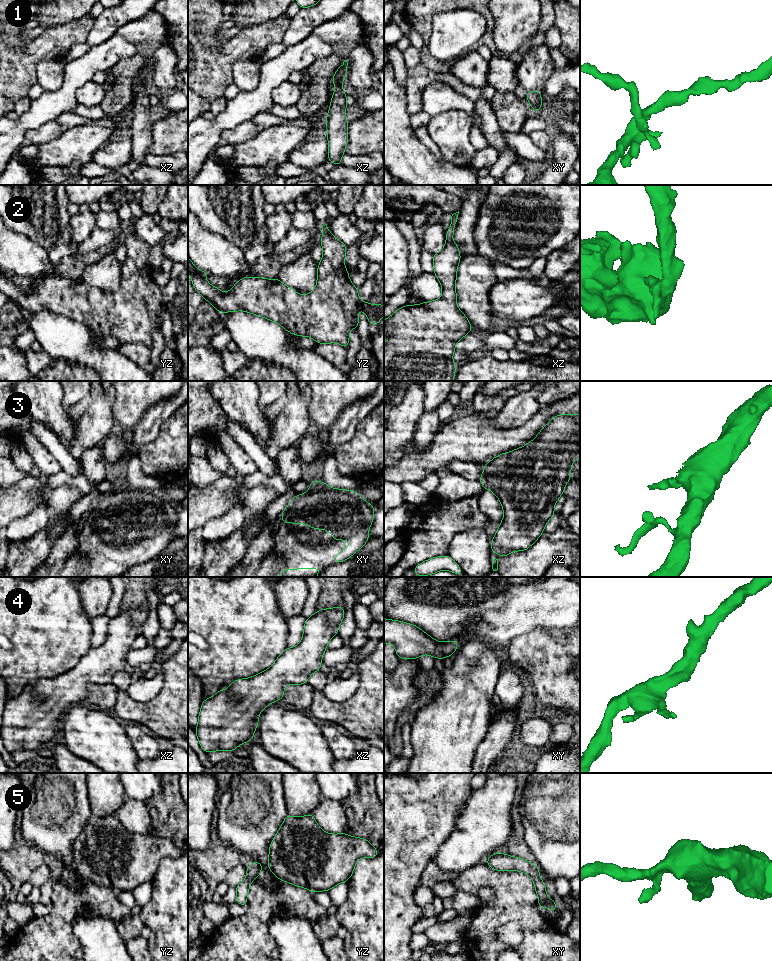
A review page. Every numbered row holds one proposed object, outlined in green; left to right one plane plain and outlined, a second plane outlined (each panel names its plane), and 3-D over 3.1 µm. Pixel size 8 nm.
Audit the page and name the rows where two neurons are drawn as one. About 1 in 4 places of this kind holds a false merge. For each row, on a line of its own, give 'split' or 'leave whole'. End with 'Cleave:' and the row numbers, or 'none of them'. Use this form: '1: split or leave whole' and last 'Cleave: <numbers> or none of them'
1: leave whole
2: leave whole
3: leave whole
4: leave whole
5: leave whole
Cleave: none of them

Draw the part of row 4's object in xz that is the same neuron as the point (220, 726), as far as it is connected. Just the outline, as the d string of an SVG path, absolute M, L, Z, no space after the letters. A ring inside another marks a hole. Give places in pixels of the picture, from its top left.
M341 606L316 611L305 620L301 642L293 648L286 648L270 668L251 678L237 679L228 685L227 691L221 688L213 697L204 699L195 729L201 748L206 753L233 751L238 745L251 741L258 726L259 712L283 698L284 686L308 683L309 676L320 670L322 655L331 638L338 634L344 615L345 609Z

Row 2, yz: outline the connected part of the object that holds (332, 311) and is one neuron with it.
M326 224L322 226L321 246L323 259L319 262L317 269L317 285L307 295L298 295L295 289L286 286L278 278L269 280L262 277L243 277L235 283L230 291L223 293L205 280L209 273L197 269L189 256L188 273L192 277L194 289L203 296L204 300L209 301L219 313L243 310L277 322L291 334L300 337L307 335L319 344L336 342L347 349L350 330L352 328L358 329L359 326L357 311L362 309L374 327L382 320L384 306L382 302L373 306L368 301L361 302L359 300L358 288L351 283L348 276L349 271L344 265L347 245L333 236Z

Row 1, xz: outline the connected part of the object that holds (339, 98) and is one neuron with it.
M347 60L334 73L332 82L335 85L335 92L331 98L331 106L328 115L325 117L328 135L328 160L335 166L342 165L341 157L348 144L348 126L346 121L345 107L348 105L346 93L342 89L343 78L347 75Z

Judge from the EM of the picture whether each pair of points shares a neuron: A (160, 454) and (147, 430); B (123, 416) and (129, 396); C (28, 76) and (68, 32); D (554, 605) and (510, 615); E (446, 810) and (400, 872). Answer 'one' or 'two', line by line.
A: two
B: one
C: one
D: one
E: one

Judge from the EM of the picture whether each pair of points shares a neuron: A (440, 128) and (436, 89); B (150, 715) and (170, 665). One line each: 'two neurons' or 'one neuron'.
A: two neurons
B: one neuron

